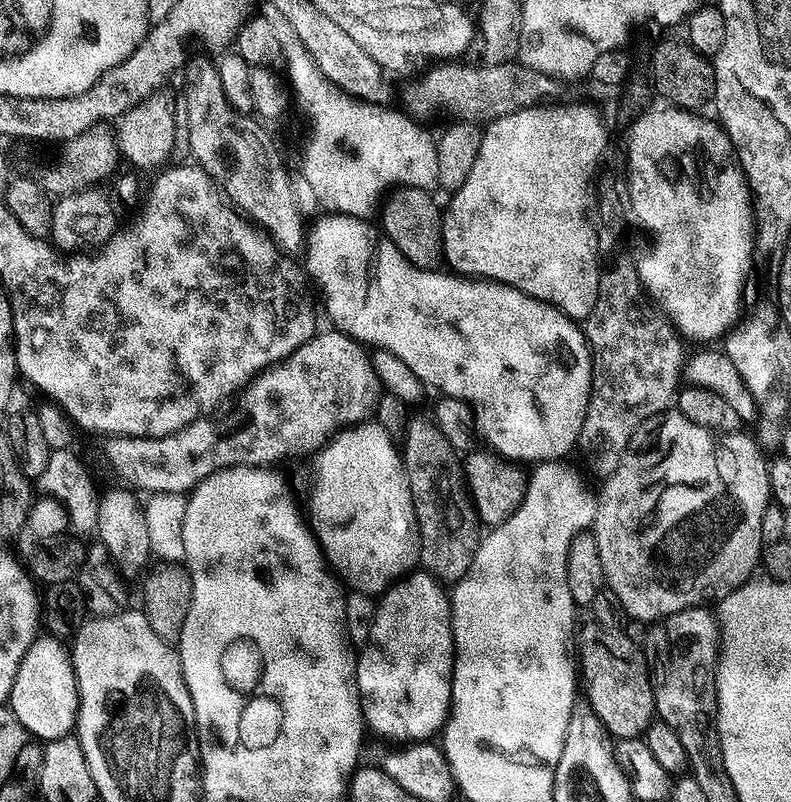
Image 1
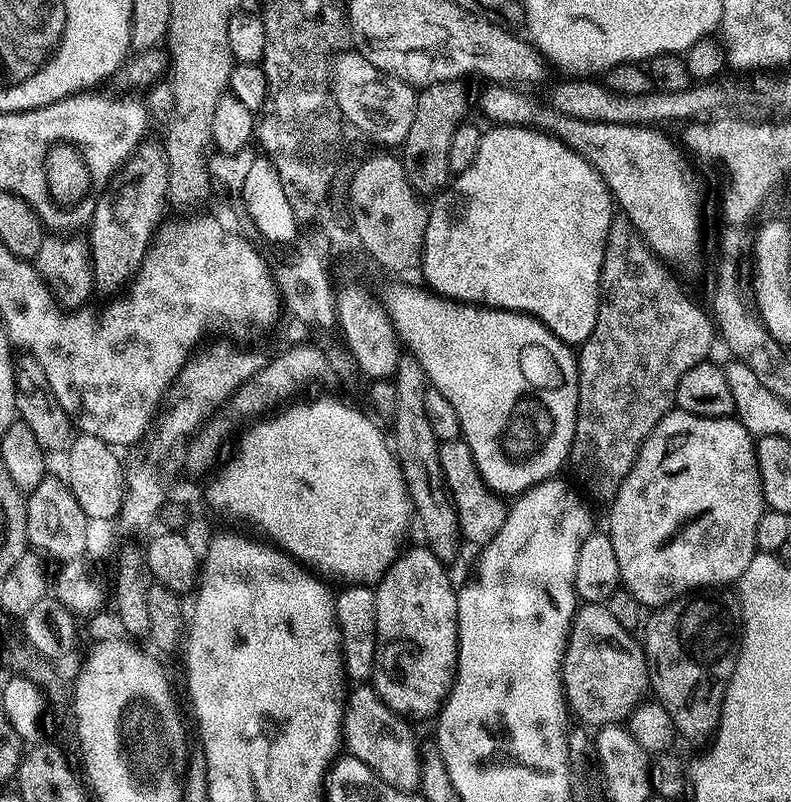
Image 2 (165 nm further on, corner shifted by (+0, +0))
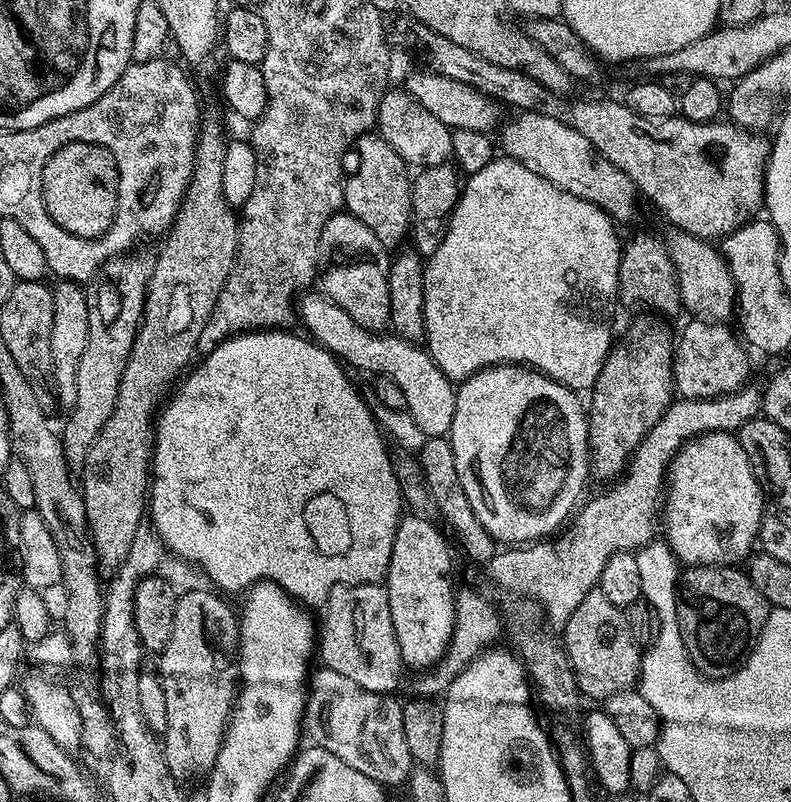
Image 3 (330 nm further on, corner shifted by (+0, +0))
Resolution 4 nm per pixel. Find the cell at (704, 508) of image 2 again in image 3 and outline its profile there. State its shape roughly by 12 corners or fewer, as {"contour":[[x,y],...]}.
{"contour":[[739,439],[668,466],[662,536],[681,565],[736,566],[765,493]]}

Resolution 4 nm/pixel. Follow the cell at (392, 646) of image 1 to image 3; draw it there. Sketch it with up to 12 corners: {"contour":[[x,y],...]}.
{"contour":[[424,514],[394,534],[386,577],[400,659],[444,659],[452,552]]}

